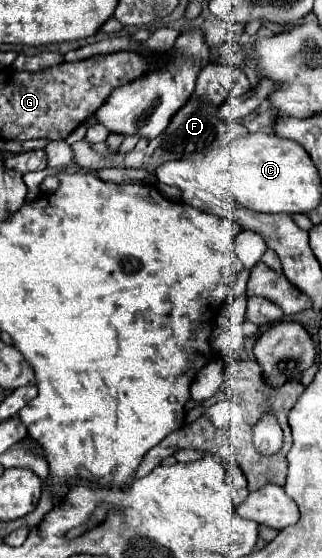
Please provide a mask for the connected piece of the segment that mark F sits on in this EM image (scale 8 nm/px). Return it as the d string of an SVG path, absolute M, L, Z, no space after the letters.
M191 95L189 101L171 117L171 123L167 125L167 129L157 135L155 139L139 139L137 145L129 151L129 153L121 153L121 155L113 155L113 157L103 157L99 153L95 153L91 149L91 145L85 140L77 141L71 145L71 149L75 151L75 161L81 167L87 169L103 169L103 167L125 167L125 169L143 169L147 173L155 173L155 169L171 159L187 159L193 161L195 153L199 153L201 149L205 149L217 135L219 135L219 127L221 127L221 119L219 119L219 107L211 105L209 101Z

